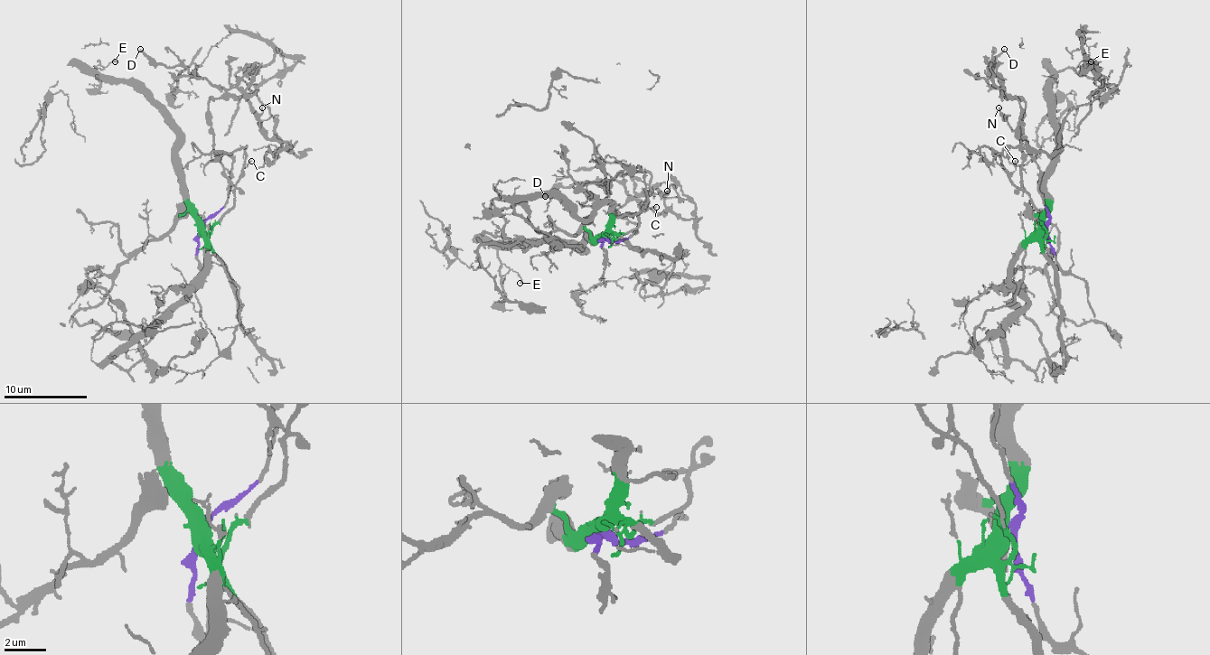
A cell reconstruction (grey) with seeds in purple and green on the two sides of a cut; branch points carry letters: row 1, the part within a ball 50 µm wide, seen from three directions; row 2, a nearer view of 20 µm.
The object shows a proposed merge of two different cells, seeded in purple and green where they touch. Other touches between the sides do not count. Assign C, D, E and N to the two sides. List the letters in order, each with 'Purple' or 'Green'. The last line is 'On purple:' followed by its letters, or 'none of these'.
C: Green
D: Purple
E: Green
N: Purple
On purple: D, N

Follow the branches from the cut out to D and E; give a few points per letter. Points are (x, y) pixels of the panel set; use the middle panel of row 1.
D: (604, 238), (625, 239), (638, 227), (617, 212), (613, 216), (630, 195), (617, 181), (552, 187), (544, 195)
E: (604, 238), (590, 238), (582, 247), (507, 243), (498, 252), (498, 260), (521, 279), (519, 283)

